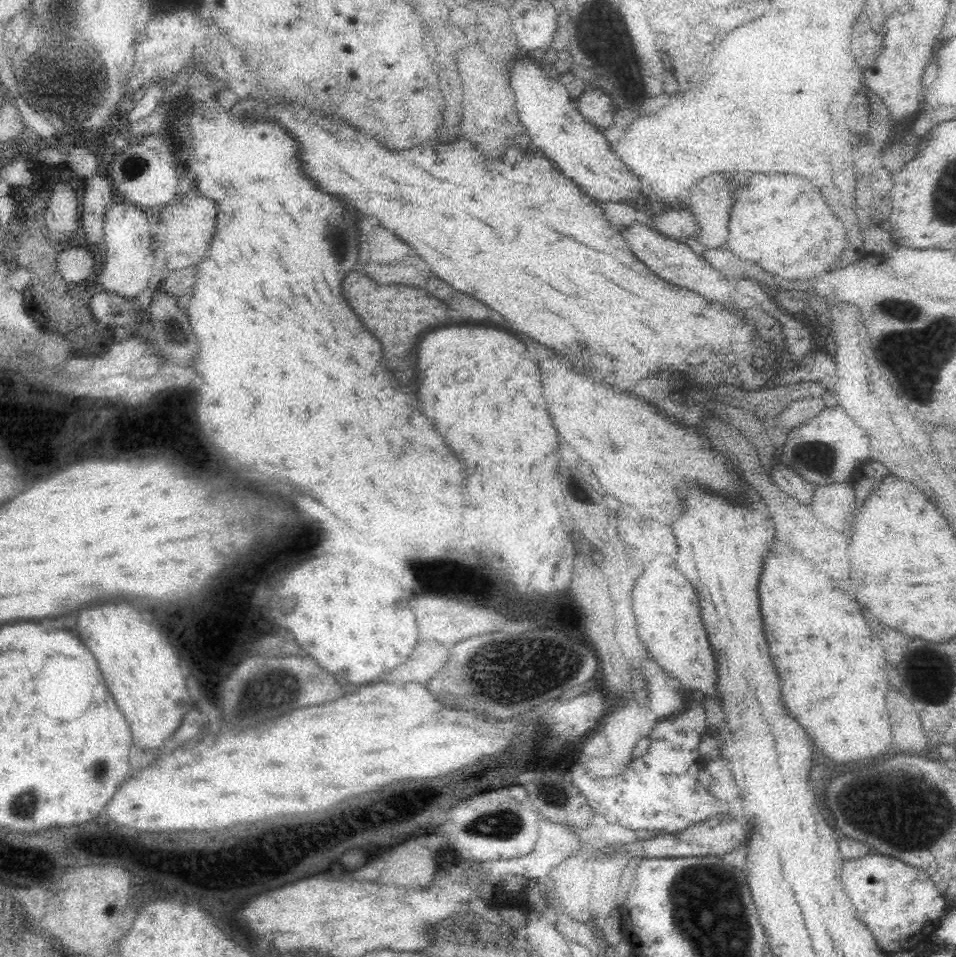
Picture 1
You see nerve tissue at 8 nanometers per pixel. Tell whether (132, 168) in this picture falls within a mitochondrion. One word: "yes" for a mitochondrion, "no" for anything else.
yes

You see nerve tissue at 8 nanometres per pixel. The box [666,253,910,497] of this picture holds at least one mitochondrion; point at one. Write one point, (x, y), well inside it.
(818, 455)

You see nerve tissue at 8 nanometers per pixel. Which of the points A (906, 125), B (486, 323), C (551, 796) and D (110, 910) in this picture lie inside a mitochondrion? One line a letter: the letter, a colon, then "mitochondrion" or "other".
A: other
B: other
C: mitochondrion
D: other

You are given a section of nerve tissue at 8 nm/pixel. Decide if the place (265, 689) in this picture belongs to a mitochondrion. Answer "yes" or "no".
yes

